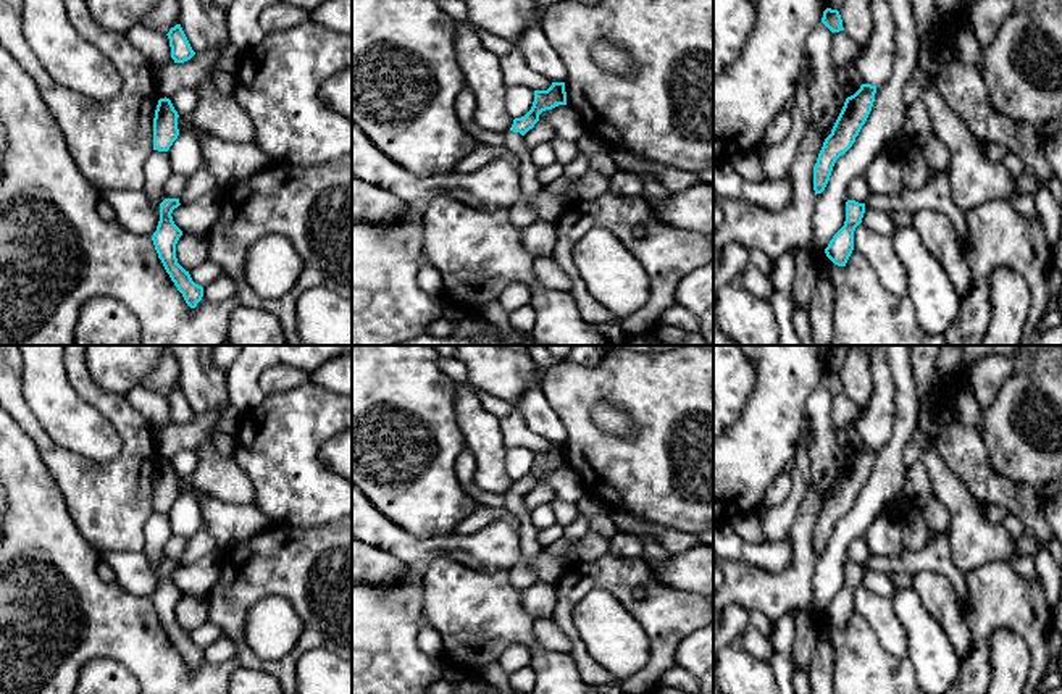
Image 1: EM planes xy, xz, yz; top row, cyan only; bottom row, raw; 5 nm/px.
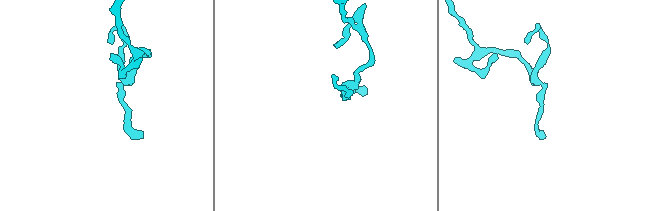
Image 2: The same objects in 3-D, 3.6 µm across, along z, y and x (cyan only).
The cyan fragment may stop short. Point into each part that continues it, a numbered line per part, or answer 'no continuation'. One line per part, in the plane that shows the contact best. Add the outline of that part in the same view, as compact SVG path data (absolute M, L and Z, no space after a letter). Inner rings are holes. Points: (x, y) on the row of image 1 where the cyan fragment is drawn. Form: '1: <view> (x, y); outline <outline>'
1: xz (522, 215); outline M508 131L505 147L520 160L521 199L510 208L510 221L521 231L537 219L529 199L533 194L542 190L537 181L539 168L534 165L531 148L525 144L520 132Z

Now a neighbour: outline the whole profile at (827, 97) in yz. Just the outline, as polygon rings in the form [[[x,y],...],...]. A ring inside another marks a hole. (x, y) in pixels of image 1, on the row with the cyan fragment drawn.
[[[820,23],[807,37],[805,55],[810,60],[809,97],[812,124],[825,137],[831,129],[847,98],[836,79],[838,68],[831,61],[833,32]]]

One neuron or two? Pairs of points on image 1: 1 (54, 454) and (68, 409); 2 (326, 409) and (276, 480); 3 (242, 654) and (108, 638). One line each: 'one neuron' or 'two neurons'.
1: two neurons
2: one neuron
3: two neurons

